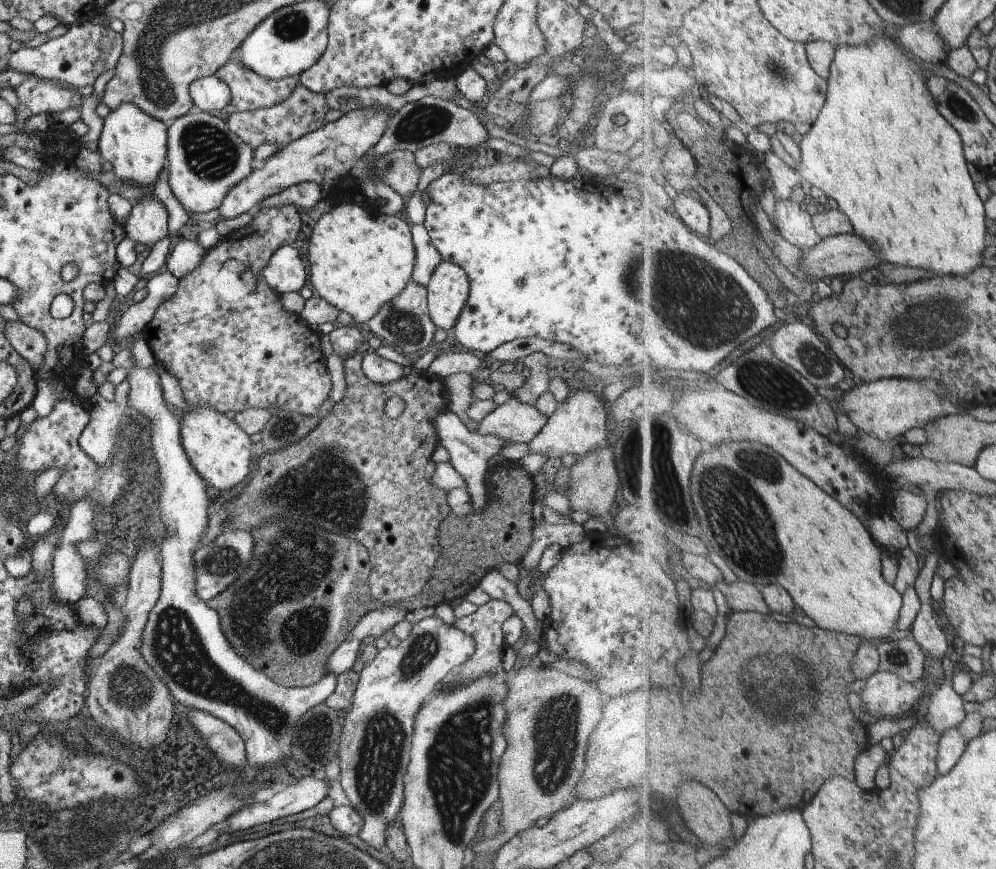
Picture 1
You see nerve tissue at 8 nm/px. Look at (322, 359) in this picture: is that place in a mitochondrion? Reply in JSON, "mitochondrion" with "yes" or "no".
{"mitochondrion":"no"}

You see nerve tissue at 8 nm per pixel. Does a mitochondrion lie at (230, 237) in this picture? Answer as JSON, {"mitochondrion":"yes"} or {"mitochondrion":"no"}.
{"mitochondrion":"no"}

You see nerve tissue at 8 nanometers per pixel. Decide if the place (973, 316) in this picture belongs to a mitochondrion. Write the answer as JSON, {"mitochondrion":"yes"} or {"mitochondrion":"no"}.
{"mitochondrion":"yes"}

